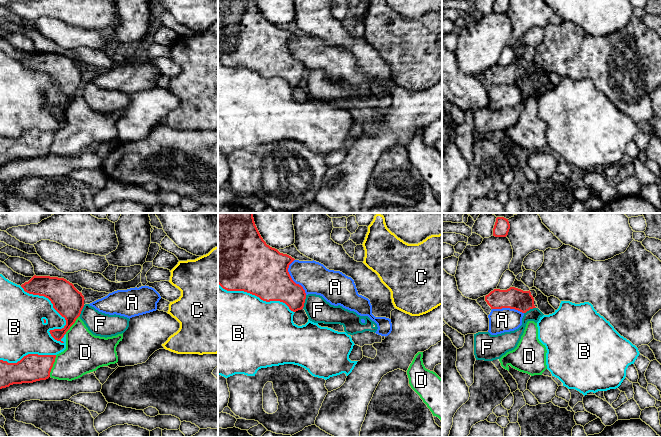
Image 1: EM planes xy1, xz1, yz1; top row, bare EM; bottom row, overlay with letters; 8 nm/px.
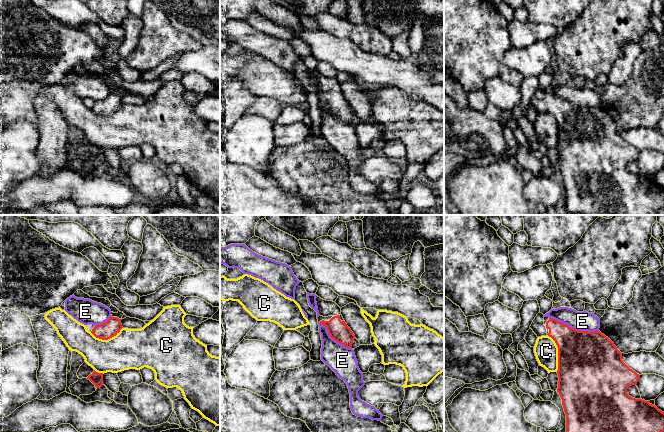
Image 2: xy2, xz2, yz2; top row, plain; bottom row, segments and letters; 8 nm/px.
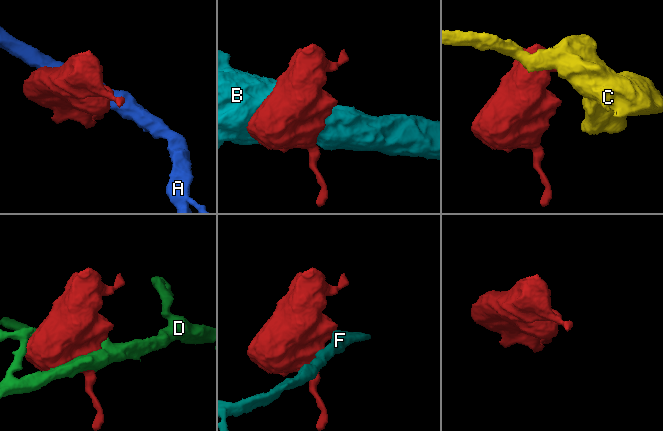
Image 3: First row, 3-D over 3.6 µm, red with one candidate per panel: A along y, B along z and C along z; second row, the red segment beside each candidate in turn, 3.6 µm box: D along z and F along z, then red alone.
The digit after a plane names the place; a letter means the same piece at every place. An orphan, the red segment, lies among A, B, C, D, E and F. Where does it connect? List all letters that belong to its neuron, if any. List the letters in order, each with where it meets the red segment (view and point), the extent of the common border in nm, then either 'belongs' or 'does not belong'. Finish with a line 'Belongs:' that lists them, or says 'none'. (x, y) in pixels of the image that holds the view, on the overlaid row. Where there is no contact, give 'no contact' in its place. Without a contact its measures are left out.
A: xz1 (291, 278) | 300 nm | does not belong
B: xy1 (60, 314) | 600 nm | does not belong
C: yz2 (558, 353) | 320 nm | does not belong
D: xy1 (52, 366) | 190 nm | does not belong
E: yz2 (573, 328) | 420 nm | does not belong
F: xz1 (304, 302) | 120 nm | does not belong
Belongs: none

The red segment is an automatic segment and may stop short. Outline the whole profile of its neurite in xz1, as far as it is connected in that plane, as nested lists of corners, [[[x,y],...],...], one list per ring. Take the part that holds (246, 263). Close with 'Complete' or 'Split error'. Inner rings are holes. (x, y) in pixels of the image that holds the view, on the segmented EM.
[[[218,213],[218,284],[227,291],[244,291],[261,300],[280,301],[293,312],[303,309],[306,293],[296,284],[289,272],[289,265],[295,259],[270,247],[261,237],[253,218],[253,213]]]. Complete

